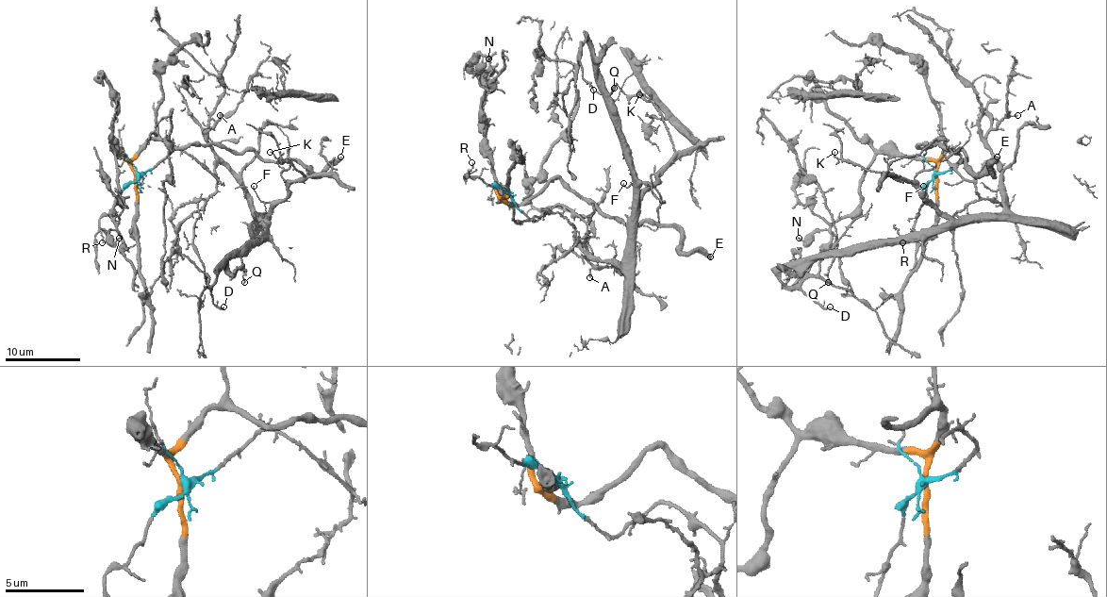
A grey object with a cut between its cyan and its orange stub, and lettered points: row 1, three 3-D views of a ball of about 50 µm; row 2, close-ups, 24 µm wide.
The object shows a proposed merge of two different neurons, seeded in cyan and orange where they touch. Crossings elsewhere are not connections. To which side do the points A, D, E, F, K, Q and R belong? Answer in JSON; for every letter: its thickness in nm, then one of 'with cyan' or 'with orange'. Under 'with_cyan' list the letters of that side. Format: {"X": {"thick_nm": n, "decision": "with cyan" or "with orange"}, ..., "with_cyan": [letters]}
{"A": {"thick_nm": 140, "decision": "with cyan"}, "D": {"thick_nm": 180, "decision": "with cyan"}, "E": {"thick_nm": 420, "decision": "with orange"}, "F": {"thick_nm": 120, "decision": "with cyan"}, "K": {"thick_nm": 110, "decision": "with cyan"}, "Q": {"thick_nm": 160, "decision": "with cyan"}, "R": {"thick_nm": 100, "decision": "with cyan"}, "with_cyan": ["A", "D", "F", "K", "Q", "R"]}

